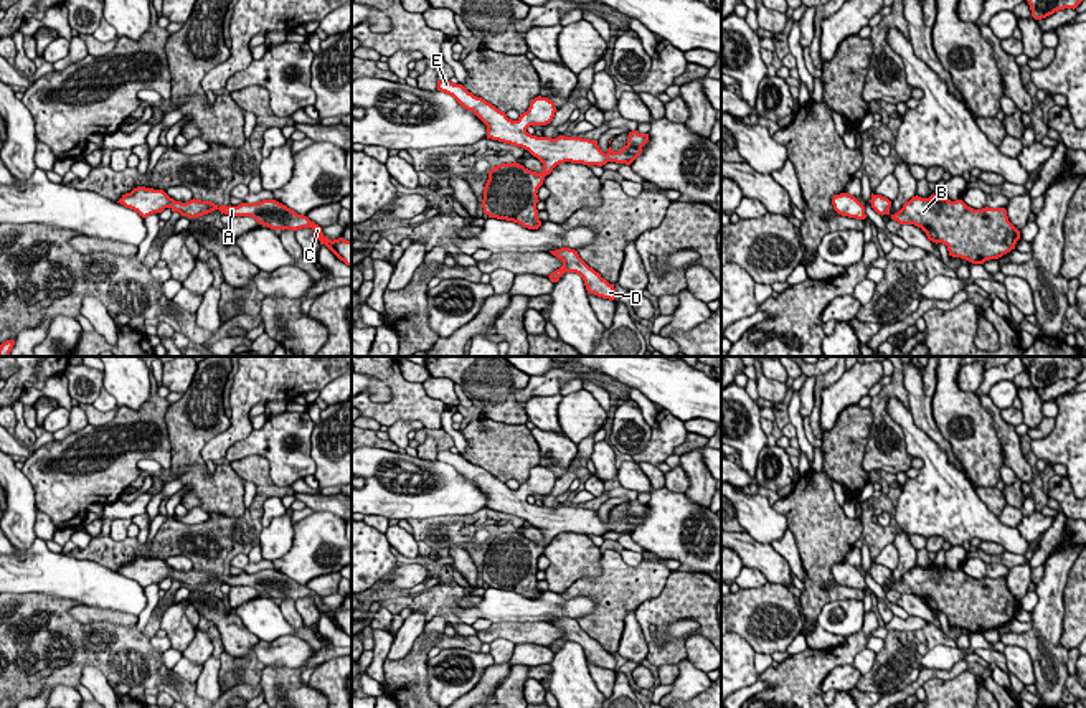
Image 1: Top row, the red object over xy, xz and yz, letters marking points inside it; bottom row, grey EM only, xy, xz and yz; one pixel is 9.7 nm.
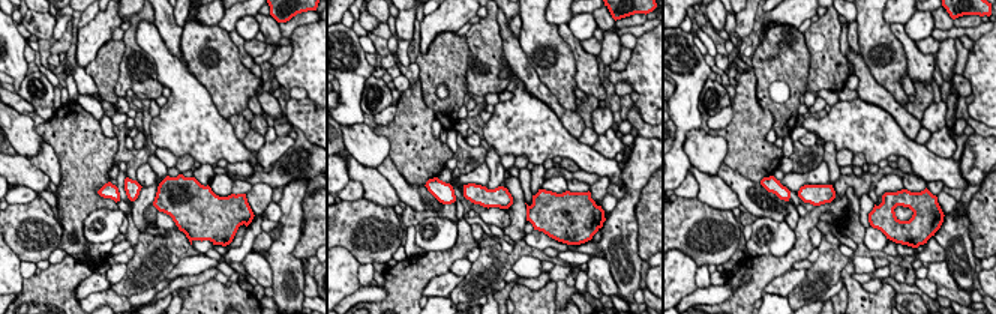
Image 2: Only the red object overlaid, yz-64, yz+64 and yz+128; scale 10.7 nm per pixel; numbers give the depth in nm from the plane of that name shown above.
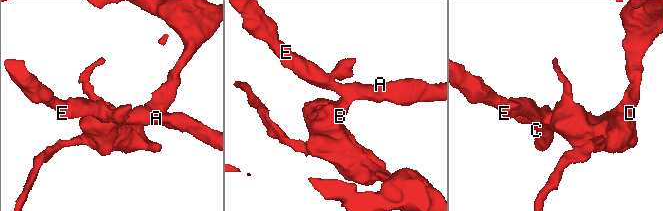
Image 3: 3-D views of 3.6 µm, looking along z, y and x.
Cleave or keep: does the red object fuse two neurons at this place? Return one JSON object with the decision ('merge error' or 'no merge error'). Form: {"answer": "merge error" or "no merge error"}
{"answer": "no merge error"}

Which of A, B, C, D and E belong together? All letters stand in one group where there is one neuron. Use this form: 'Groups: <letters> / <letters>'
Groups: A B C D E

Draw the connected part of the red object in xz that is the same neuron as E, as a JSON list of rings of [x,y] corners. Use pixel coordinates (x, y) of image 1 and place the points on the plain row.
[[[437,451],[437,460],[452,465],[464,479],[472,480],[485,495],[487,508],[510,513],[528,520],[543,533],[540,543],[525,538],[523,535],[500,533],[489,541],[489,550],[484,556],[482,578],[489,588],[507,589],[522,594],[528,599],[538,599],[536,573],[538,558],[546,545],[560,533],[583,533],[602,536],[607,531],[630,535],[649,512],[649,503],[629,502],[627,513],[614,522],[611,517],[604,523],[597,510],[581,507],[536,507],[526,502],[530,495],[546,495],[553,490],[556,477],[548,467],[535,467],[526,482],[517,490],[507,487],[505,482],[482,467],[469,462],[462,454],[451,451]]]

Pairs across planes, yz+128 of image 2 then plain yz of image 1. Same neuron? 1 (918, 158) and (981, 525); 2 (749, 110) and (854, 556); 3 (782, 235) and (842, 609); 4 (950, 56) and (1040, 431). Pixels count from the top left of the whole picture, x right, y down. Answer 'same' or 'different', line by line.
1: same
2: different
3: same
4: different

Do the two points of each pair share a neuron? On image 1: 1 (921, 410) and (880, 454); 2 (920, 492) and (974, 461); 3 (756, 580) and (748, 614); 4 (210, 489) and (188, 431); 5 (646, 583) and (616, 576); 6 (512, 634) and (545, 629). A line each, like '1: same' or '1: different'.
1: different
2: different
3: different
4: same
5: same
6: same

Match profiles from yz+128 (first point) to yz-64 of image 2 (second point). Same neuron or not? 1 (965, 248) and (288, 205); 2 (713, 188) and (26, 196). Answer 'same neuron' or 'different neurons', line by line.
1: same neuron
2: different neurons

